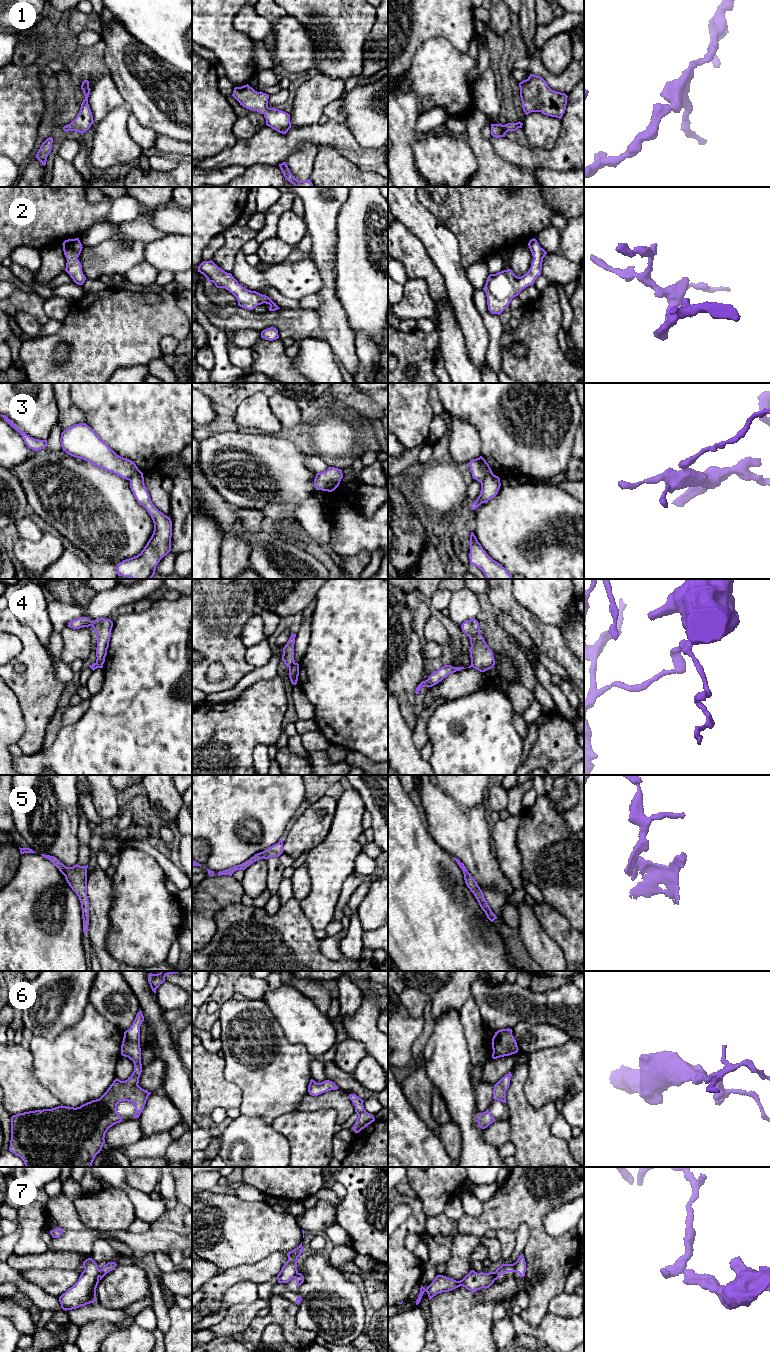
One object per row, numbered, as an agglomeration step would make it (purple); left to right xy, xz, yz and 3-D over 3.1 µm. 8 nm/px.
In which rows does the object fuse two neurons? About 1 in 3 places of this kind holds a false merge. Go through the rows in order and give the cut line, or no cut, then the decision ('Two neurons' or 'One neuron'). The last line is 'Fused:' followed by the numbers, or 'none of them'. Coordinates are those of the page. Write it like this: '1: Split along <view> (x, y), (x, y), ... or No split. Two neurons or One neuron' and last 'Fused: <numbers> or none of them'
1: No split. One neuron
2: No split. One neuron
3: Split along xz (338, 483), (332, 483), (327, 490). Two neurons
4: Split along xz (294, 662), (289, 668). Two neurons
5: No split. One neuron
6: No split. One neuron
7: Split along yz (494, 1272), (496, 1279). Two neurons
Fused: 3, 4, 7

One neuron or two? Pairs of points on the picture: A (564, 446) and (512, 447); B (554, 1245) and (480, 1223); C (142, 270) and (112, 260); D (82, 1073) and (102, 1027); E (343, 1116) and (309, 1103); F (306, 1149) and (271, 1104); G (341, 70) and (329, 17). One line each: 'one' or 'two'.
A: one
B: one
C: two
D: one
E: one
F: two
G: one

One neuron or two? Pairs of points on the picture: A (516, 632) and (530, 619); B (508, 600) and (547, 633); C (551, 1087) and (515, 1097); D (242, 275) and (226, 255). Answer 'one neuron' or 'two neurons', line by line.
A: two neurons
B: one neuron
C: two neurons
D: two neurons

